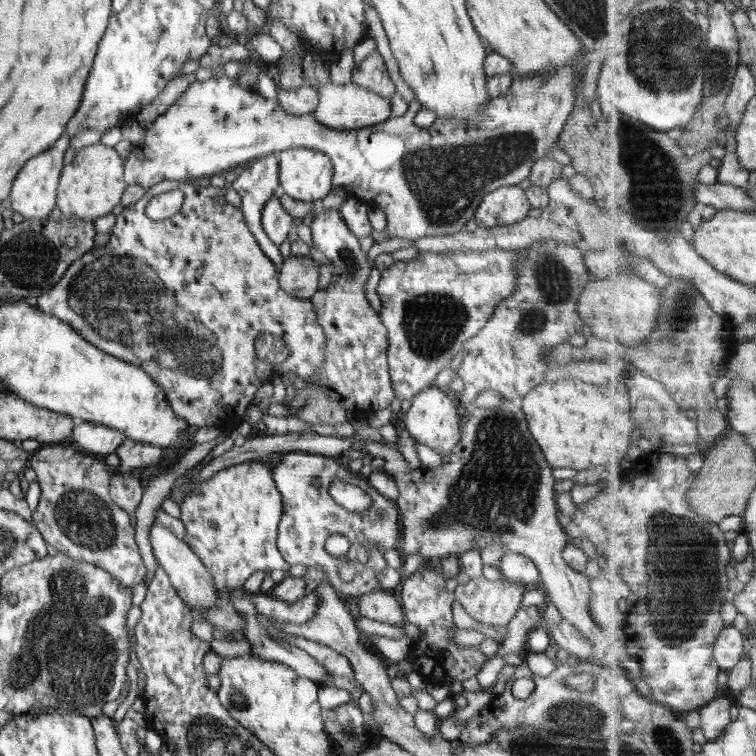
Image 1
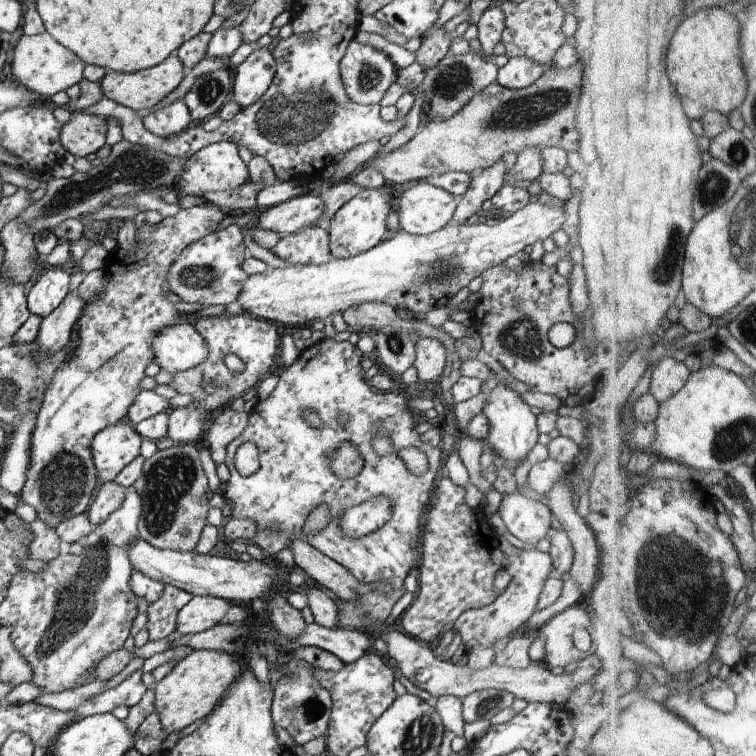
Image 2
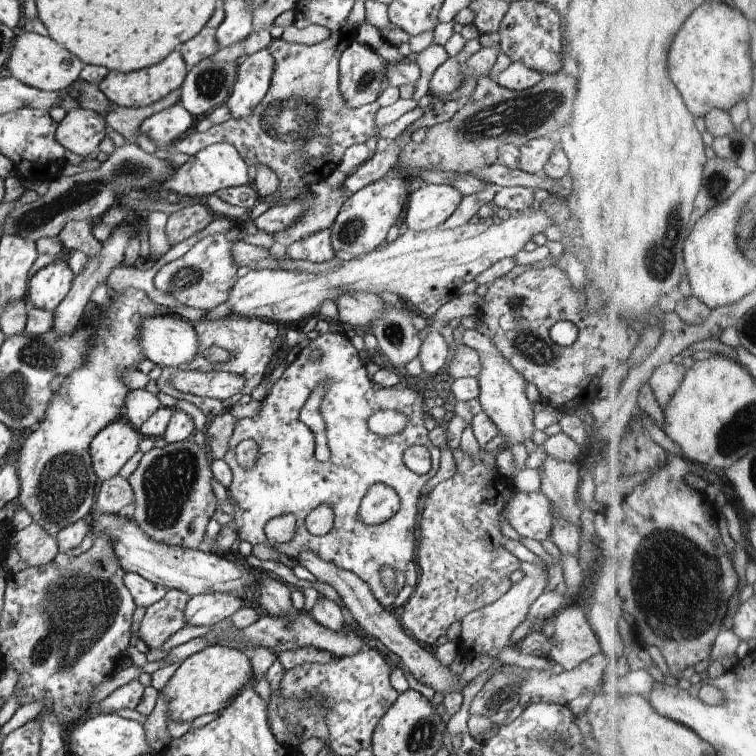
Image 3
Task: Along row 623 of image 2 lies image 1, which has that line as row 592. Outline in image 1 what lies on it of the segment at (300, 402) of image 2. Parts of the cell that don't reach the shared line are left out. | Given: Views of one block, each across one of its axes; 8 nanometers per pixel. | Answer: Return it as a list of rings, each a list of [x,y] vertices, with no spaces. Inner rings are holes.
[[[291,451],[280,456],[277,464],[272,463],[272,458],[268,458],[270,471],[272,471],[272,479],[276,483],[276,489],[280,491],[282,499],[282,518],[280,519],[277,531],[277,548],[284,560],[289,562],[290,566],[296,564],[303,565],[306,568],[322,568],[328,577],[328,583],[341,595],[350,598],[360,597],[362,594],[384,591],[378,580],[379,571],[388,568],[386,560],[384,560],[383,553],[388,549],[396,549],[401,544],[401,520],[400,511],[398,511],[395,501],[384,497],[378,493],[369,480],[360,478],[358,472],[352,473],[349,469],[335,457],[326,455],[319,455],[316,453],[306,453]],[[317,479],[320,486],[313,486],[313,480]],[[334,480],[342,480],[347,483],[352,483],[354,486],[359,486],[363,492],[367,492],[372,498],[372,505],[364,511],[364,513],[351,513],[348,509],[340,506],[332,499],[330,495],[330,484]],[[332,534],[340,534],[346,536],[350,541],[350,550],[346,556],[334,557],[326,552],[324,544],[327,538]],[[354,561],[362,563],[365,567],[363,575],[356,577],[354,584],[347,584],[343,582],[339,576],[340,568],[347,562]]]

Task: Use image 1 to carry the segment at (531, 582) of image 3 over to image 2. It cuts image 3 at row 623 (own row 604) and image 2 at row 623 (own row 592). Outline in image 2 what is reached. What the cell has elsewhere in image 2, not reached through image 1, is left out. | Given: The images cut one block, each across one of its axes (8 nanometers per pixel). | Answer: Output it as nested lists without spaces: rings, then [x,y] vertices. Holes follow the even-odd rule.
[[[532,547],[531,550],[520,549],[519,553],[507,555],[507,557],[509,566],[505,570],[512,574],[513,579],[504,592],[500,593],[497,600],[493,600],[489,605],[464,611],[453,624],[460,633],[461,641],[467,650],[488,648],[488,646],[494,646],[496,640],[518,633],[528,618],[537,610],[539,594],[544,588],[545,580],[551,575],[550,554]]]

